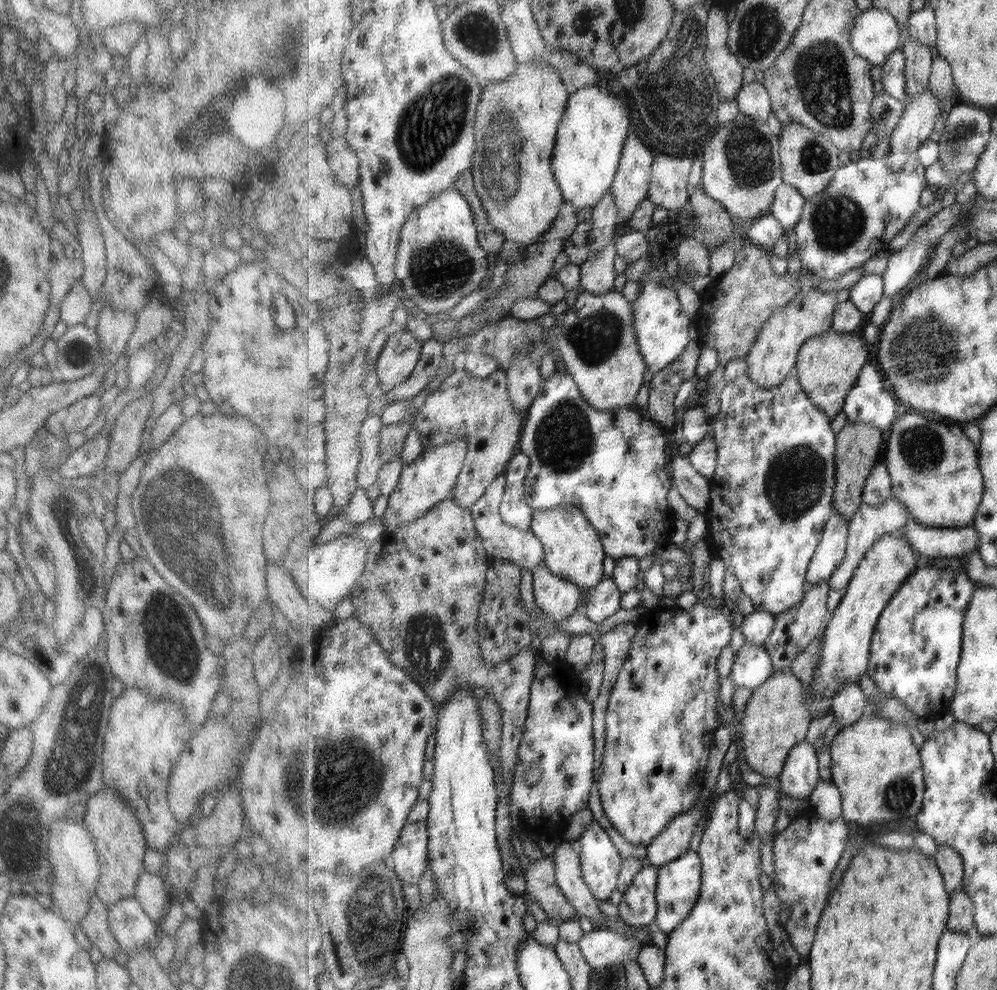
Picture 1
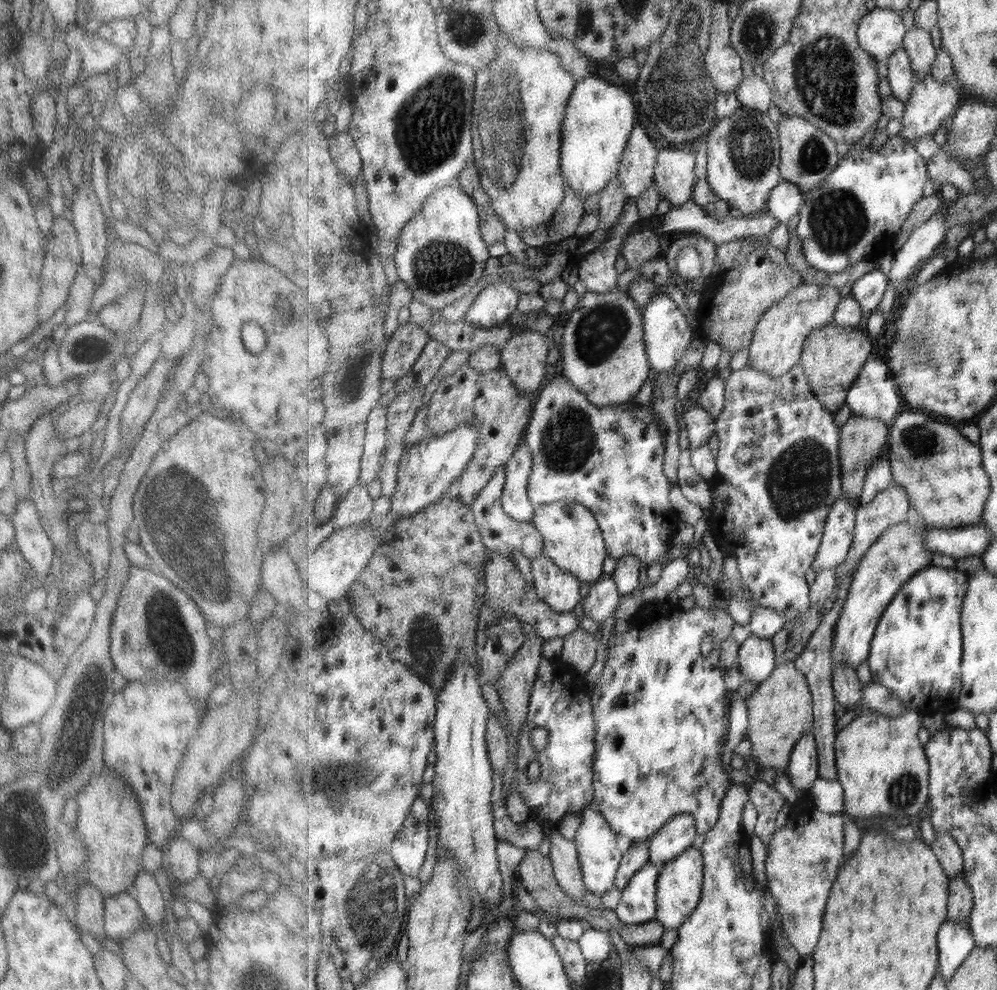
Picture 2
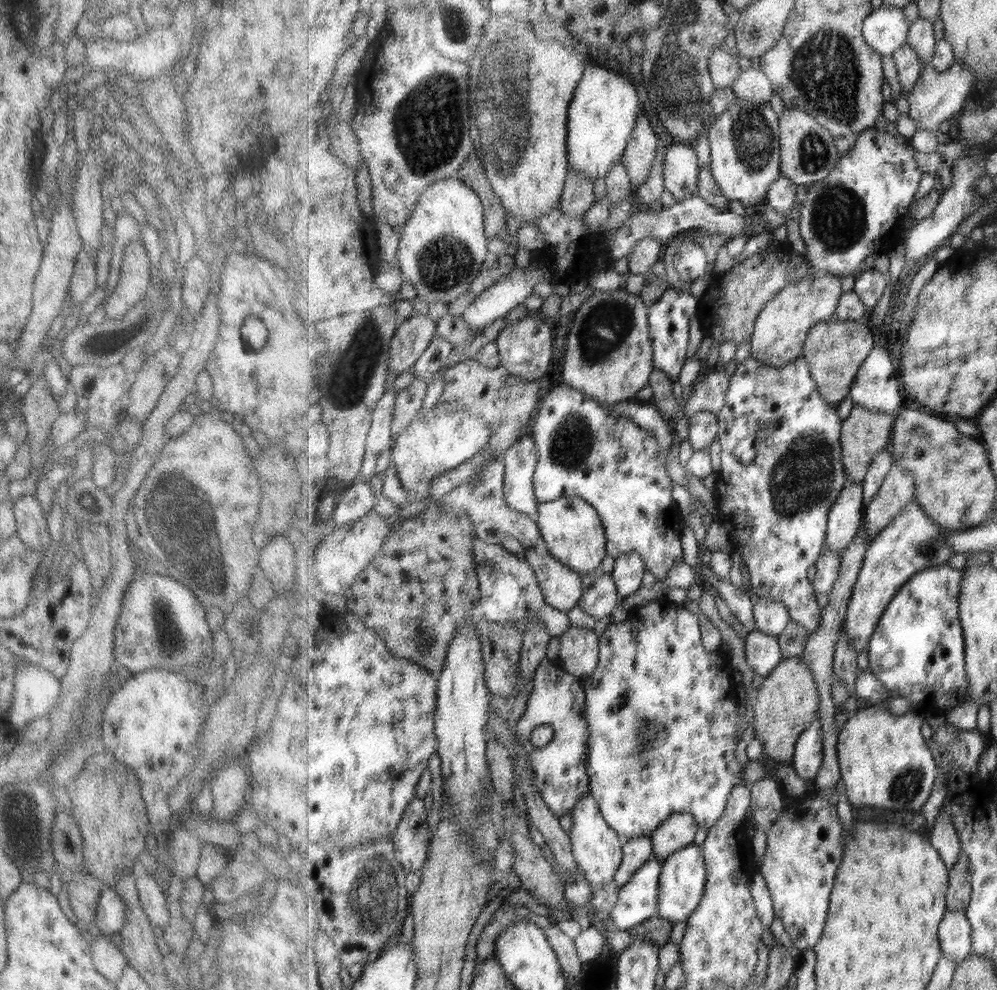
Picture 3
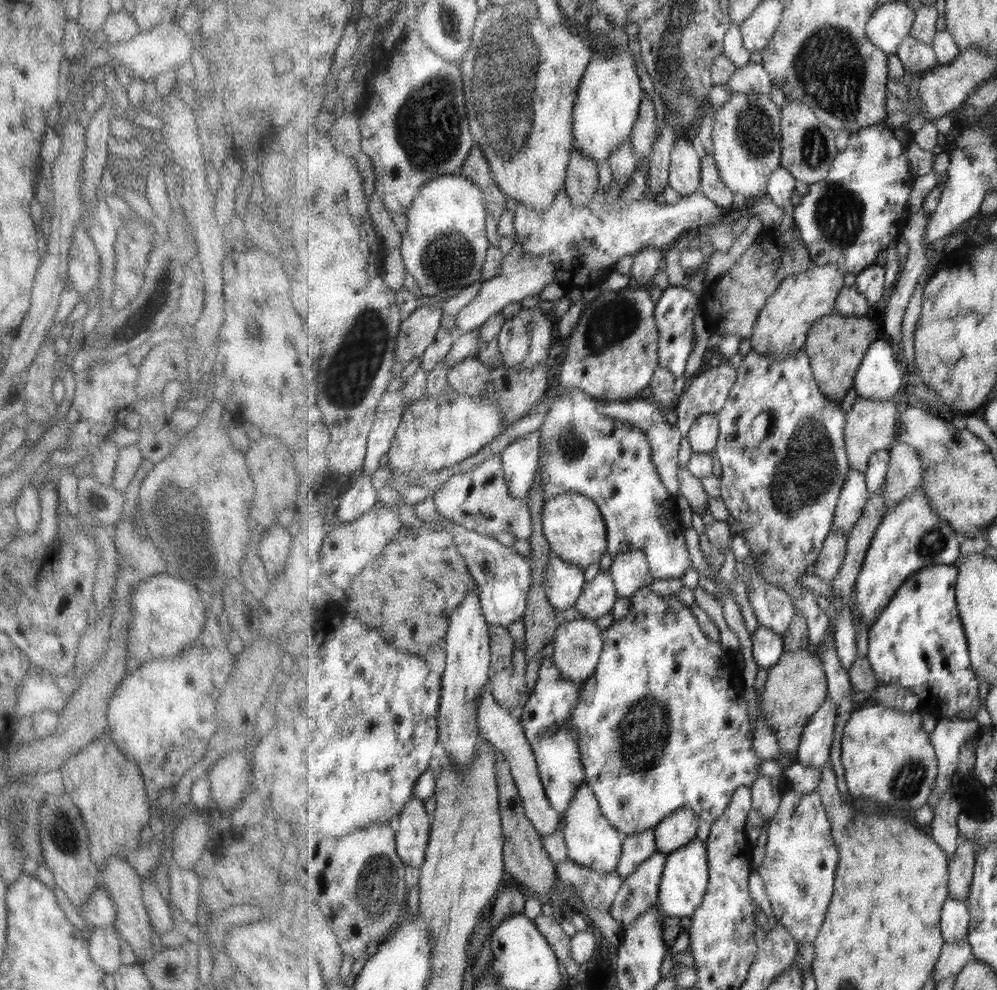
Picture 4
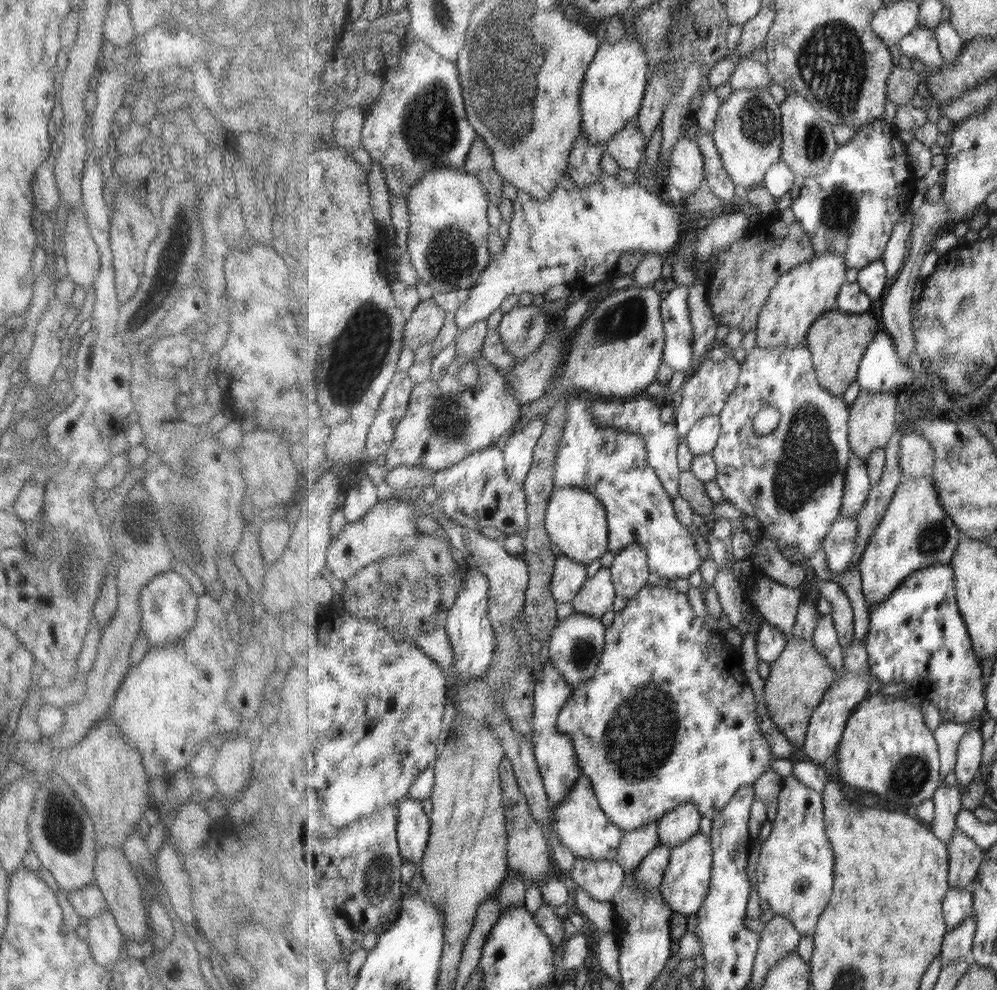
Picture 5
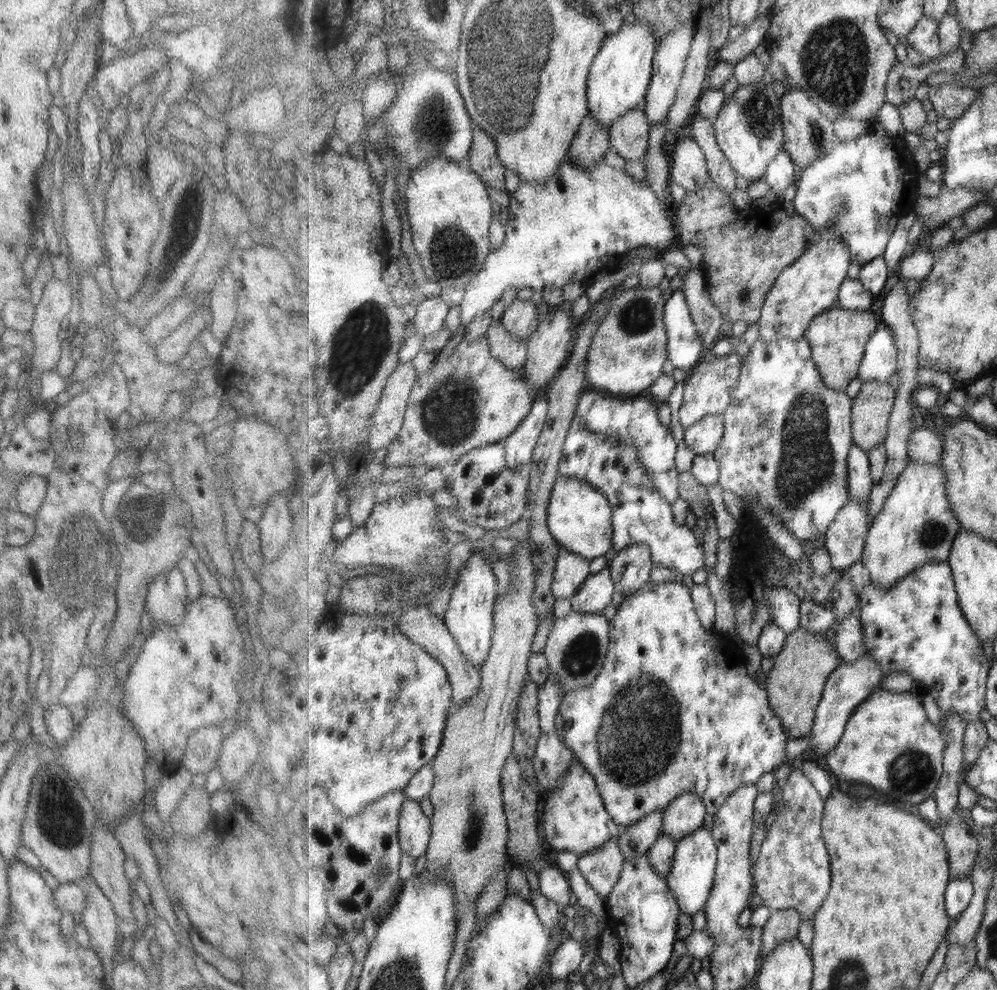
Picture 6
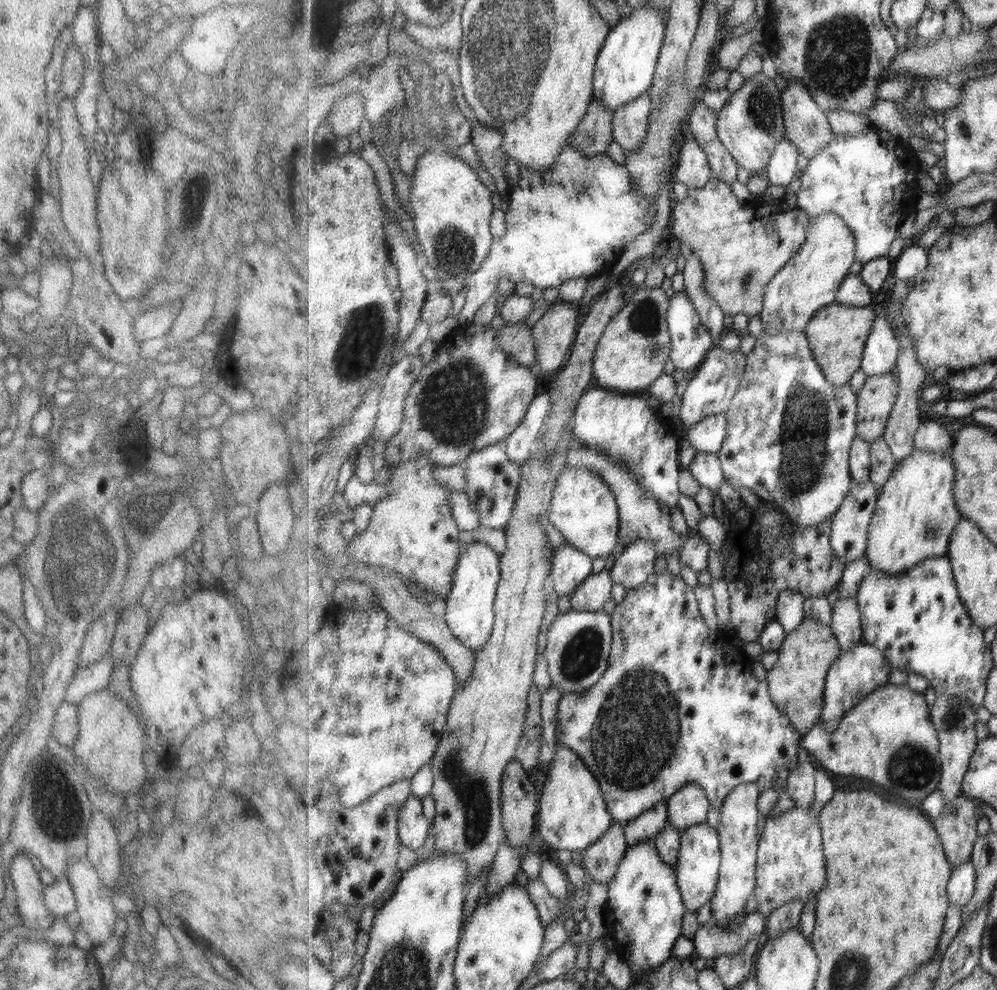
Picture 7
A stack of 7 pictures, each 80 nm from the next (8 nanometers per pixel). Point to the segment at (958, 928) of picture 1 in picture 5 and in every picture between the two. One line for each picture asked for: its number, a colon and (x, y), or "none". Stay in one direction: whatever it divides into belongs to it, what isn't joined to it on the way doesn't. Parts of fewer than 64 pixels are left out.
2: (961, 896)
3: (960, 889)
4: (962, 865)
5: (966, 856)

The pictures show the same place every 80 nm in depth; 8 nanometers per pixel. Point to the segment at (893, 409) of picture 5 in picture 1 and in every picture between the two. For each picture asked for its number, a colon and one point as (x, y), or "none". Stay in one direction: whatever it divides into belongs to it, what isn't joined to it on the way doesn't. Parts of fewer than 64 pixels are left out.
1: (858, 446)
2: (863, 441)
3: (865, 433)
4: (872, 425)

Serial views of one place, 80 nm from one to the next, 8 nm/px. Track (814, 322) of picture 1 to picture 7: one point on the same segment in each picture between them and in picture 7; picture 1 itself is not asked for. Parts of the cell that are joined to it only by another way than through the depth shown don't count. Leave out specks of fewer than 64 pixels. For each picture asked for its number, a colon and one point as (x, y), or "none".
2: (777, 347)
3: (783, 327)
4: (782, 330)
5: (803, 295)
6: (811, 286)
7: (811, 281)

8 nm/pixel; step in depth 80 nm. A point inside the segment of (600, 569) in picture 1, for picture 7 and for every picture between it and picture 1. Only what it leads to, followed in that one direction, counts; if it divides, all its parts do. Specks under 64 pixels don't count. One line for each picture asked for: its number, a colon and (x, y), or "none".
2: (573, 539)
3: (575, 535)
4: (573, 524)
5: (576, 520)
6: (579, 517)
7: (584, 510)

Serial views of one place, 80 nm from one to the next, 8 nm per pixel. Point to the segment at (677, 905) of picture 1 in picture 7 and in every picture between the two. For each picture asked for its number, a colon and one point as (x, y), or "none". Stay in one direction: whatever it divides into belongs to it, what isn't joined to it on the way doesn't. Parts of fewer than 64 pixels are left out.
2: (680, 882)
3: (683, 878)
4: (685, 879)
5: (686, 883)
6: (692, 877)
7: (698, 869)

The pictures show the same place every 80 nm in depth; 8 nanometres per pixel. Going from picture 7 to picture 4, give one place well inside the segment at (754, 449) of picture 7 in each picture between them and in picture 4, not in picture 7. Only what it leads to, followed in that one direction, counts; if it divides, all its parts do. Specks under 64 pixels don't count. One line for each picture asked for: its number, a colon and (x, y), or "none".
4: (784, 490)
5: (792, 480)
6: (796, 465)

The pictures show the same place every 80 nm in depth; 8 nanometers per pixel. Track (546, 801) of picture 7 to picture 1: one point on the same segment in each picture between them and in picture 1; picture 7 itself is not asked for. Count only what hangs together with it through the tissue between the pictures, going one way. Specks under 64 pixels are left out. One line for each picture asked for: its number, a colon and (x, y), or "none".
1: (601, 862)
2: (600, 856)
3: (597, 847)
4: (592, 841)
5: (582, 826)
6: (574, 818)

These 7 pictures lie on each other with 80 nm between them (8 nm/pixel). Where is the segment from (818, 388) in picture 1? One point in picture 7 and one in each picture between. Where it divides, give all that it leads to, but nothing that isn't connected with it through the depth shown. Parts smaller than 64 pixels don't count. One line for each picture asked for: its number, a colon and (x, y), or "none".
2: (833, 357)
3: (835, 350)
4: (837, 345)
5: (838, 340)
6: (838, 337)
7: (838, 334)

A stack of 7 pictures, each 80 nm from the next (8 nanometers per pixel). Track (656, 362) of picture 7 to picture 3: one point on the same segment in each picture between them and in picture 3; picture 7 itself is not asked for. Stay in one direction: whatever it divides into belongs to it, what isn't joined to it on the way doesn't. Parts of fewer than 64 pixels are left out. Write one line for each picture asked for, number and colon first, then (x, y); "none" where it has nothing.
3: (608, 352)
4: (613, 354)
5: (619, 349)
6: (628, 352)

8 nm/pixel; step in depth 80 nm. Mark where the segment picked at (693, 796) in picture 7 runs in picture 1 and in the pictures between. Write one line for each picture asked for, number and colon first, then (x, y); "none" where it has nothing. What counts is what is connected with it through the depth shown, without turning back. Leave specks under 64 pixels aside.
1: (674, 842)
2: (677, 836)
3: (677, 832)
4: (675, 831)
5: (679, 825)
6: (687, 814)

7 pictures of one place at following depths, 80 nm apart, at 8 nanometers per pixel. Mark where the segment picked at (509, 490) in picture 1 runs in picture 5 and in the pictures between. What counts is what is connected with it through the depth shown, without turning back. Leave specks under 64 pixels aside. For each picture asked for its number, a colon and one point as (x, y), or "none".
2: (516, 502)
3: (521, 461)
4: (521, 458)
5: (519, 450)

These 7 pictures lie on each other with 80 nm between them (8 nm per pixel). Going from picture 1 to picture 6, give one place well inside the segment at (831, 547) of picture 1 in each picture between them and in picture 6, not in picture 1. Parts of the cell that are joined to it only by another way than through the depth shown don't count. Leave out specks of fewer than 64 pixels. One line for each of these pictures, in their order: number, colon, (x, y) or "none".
2: (839, 530)
3: (845, 519)
4: (853, 498)
5: (858, 484)
6: (860, 481)

